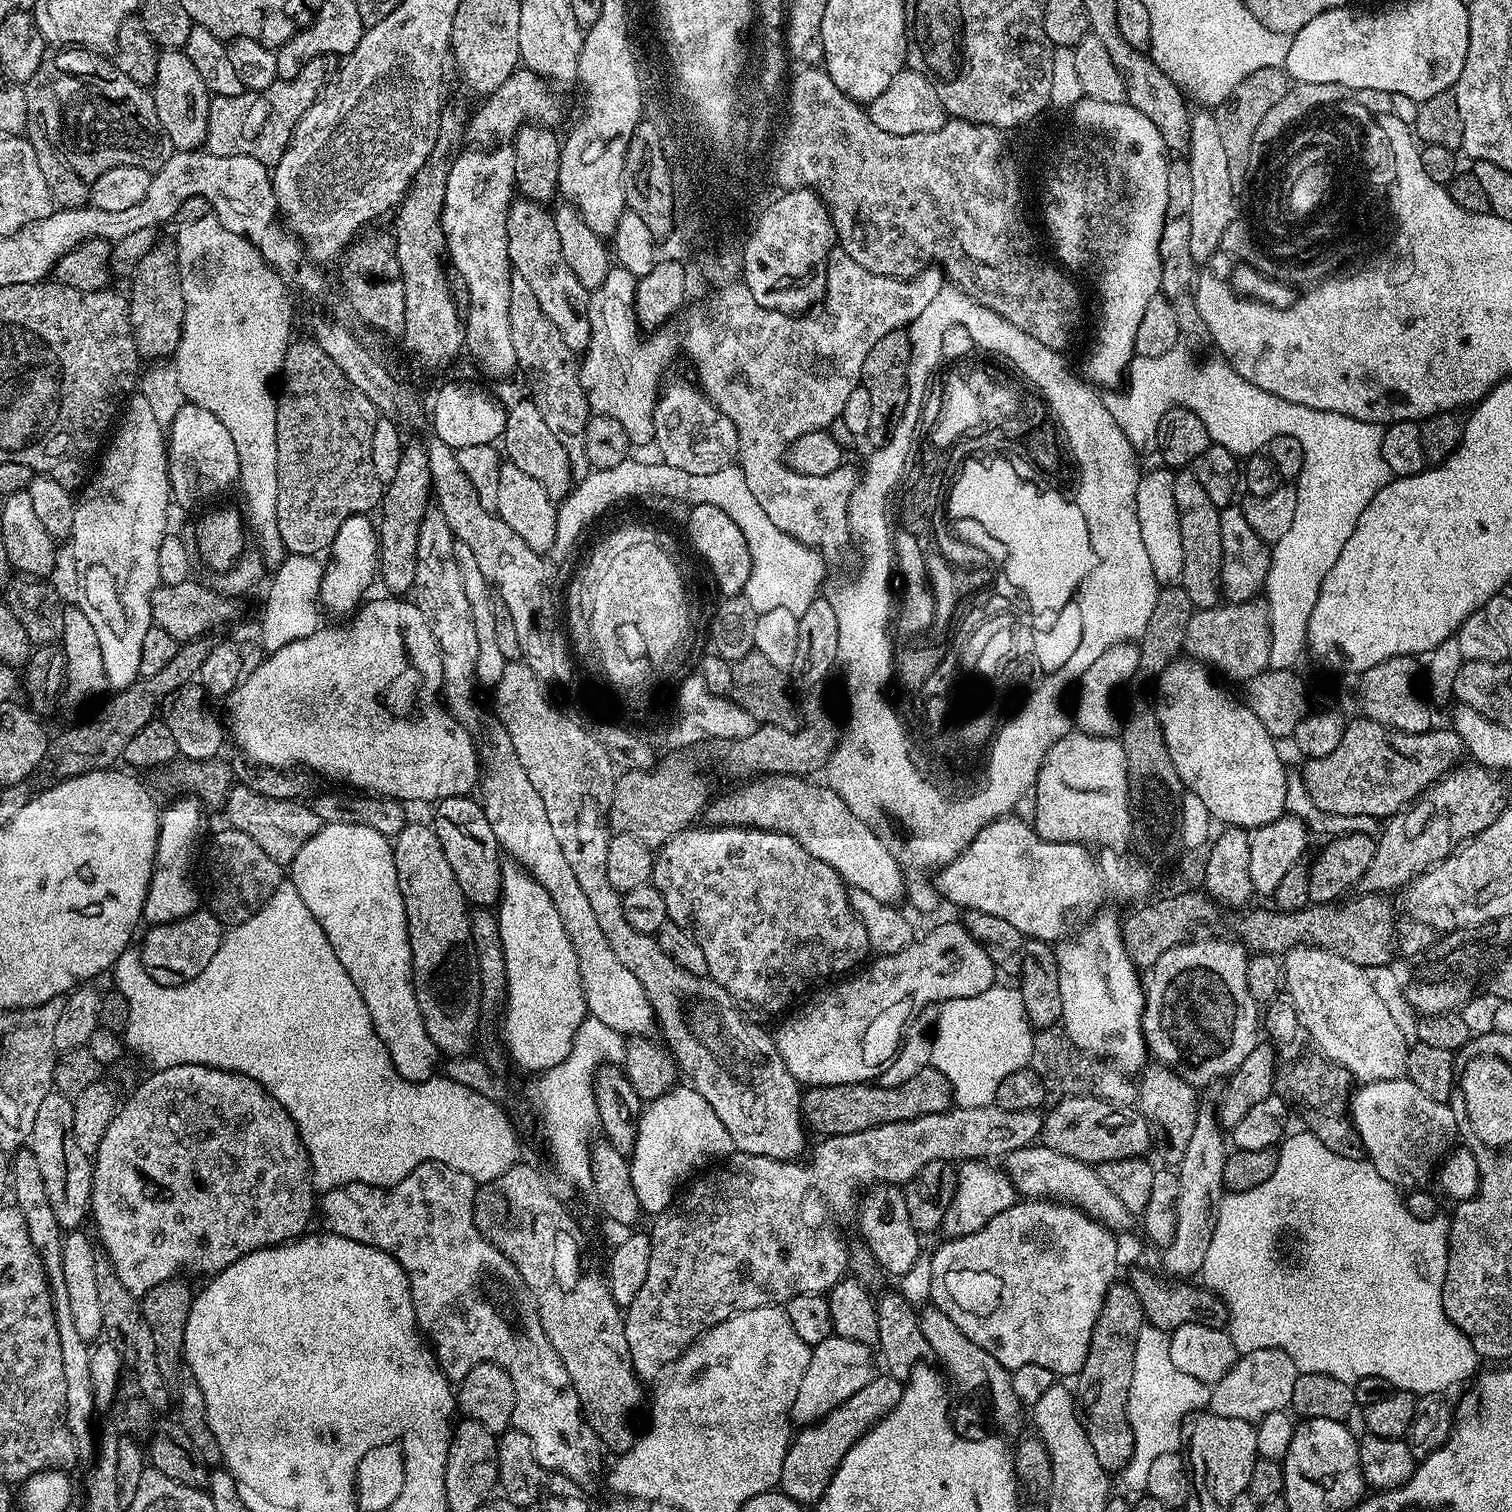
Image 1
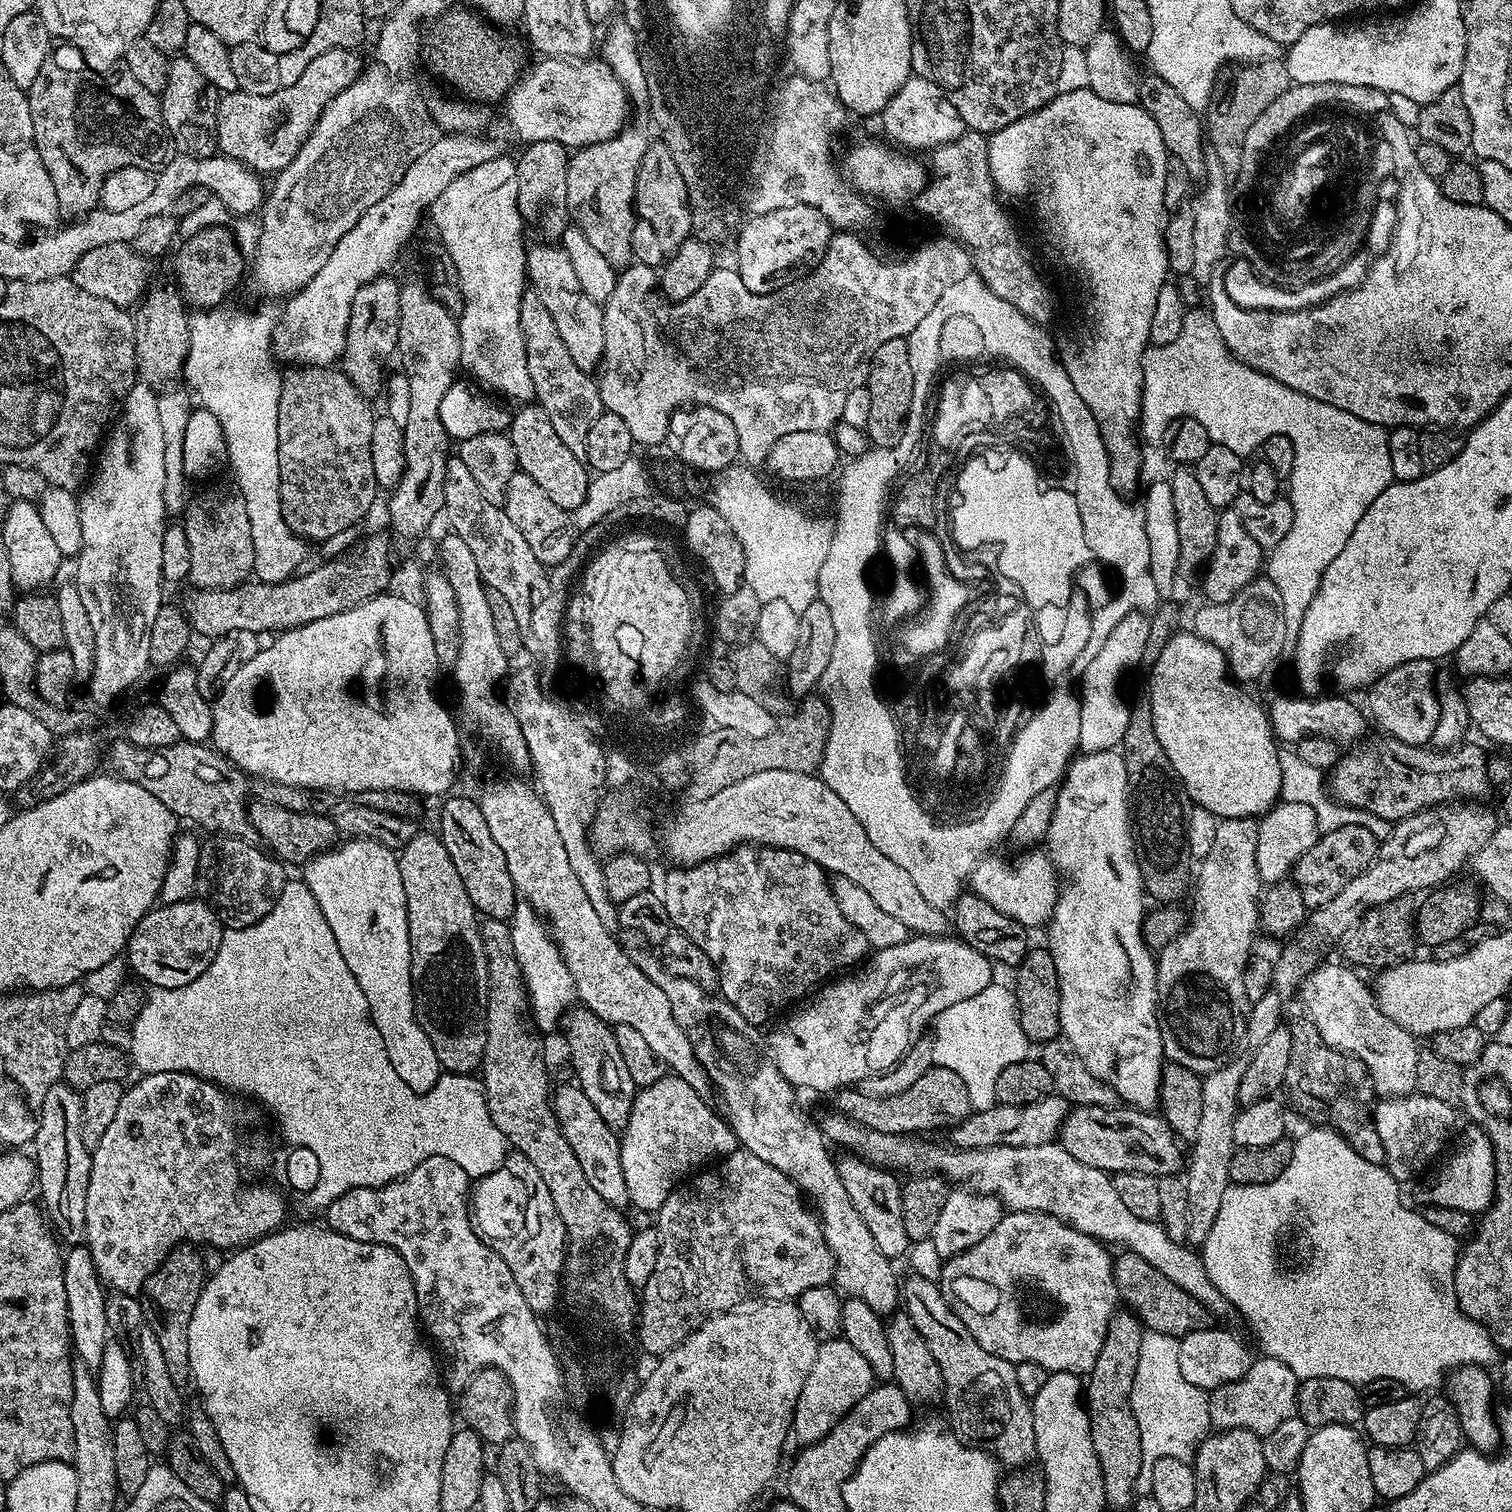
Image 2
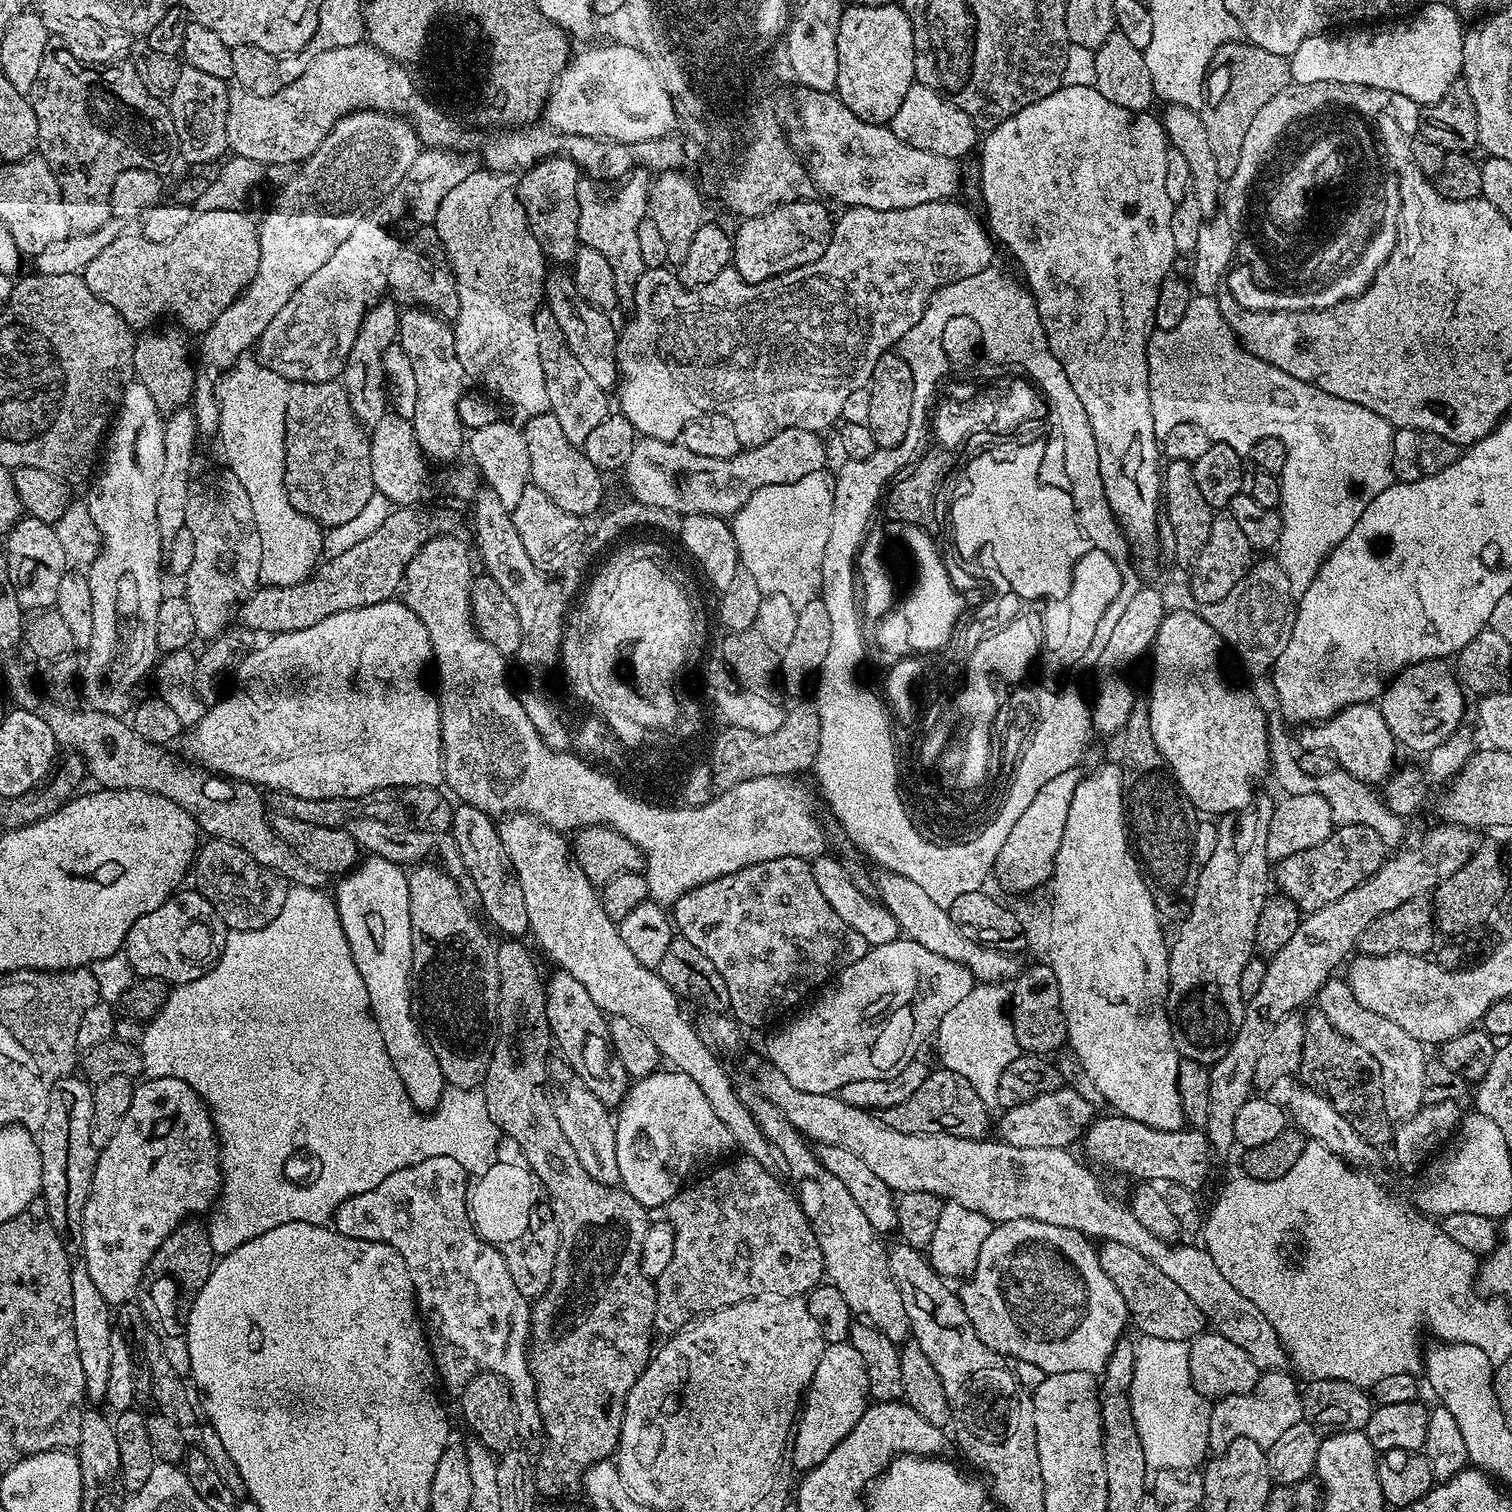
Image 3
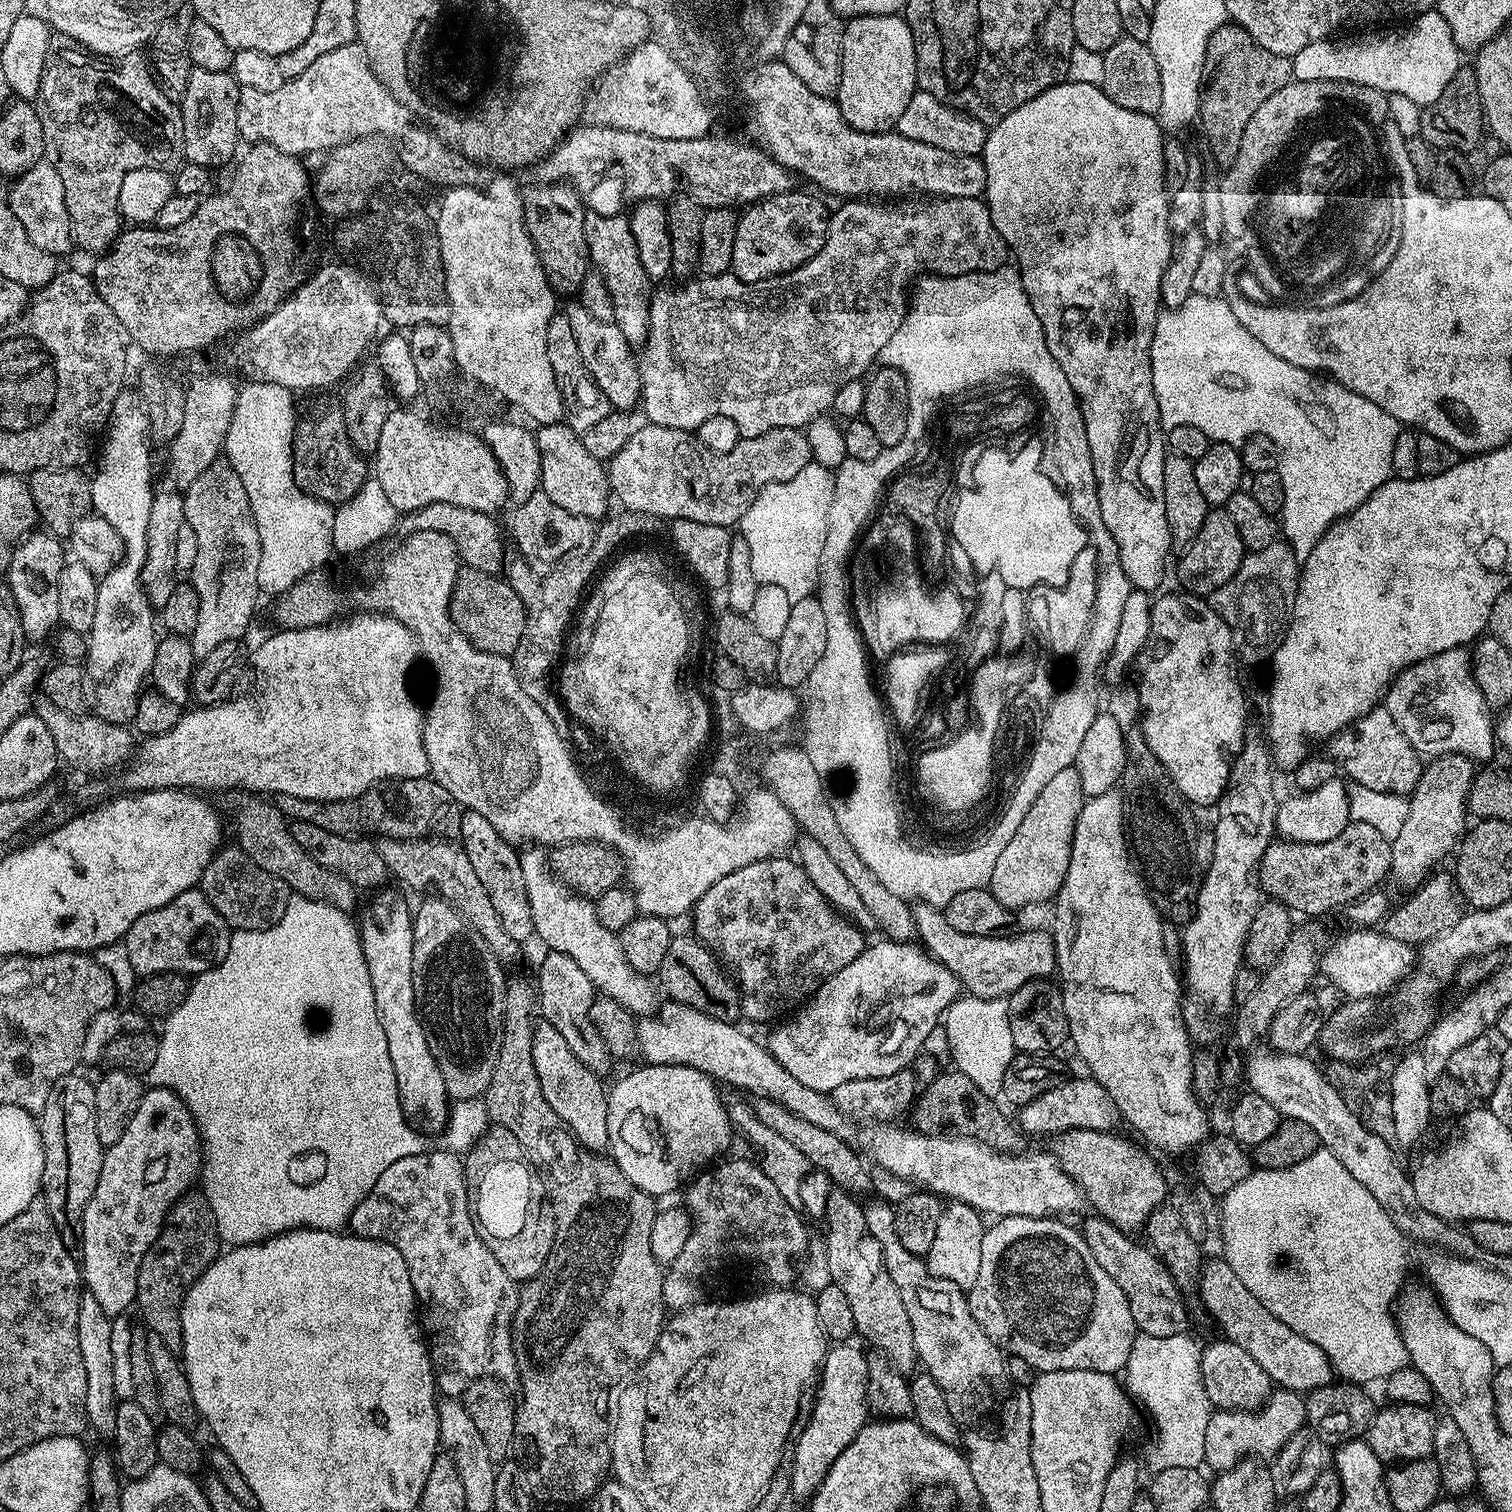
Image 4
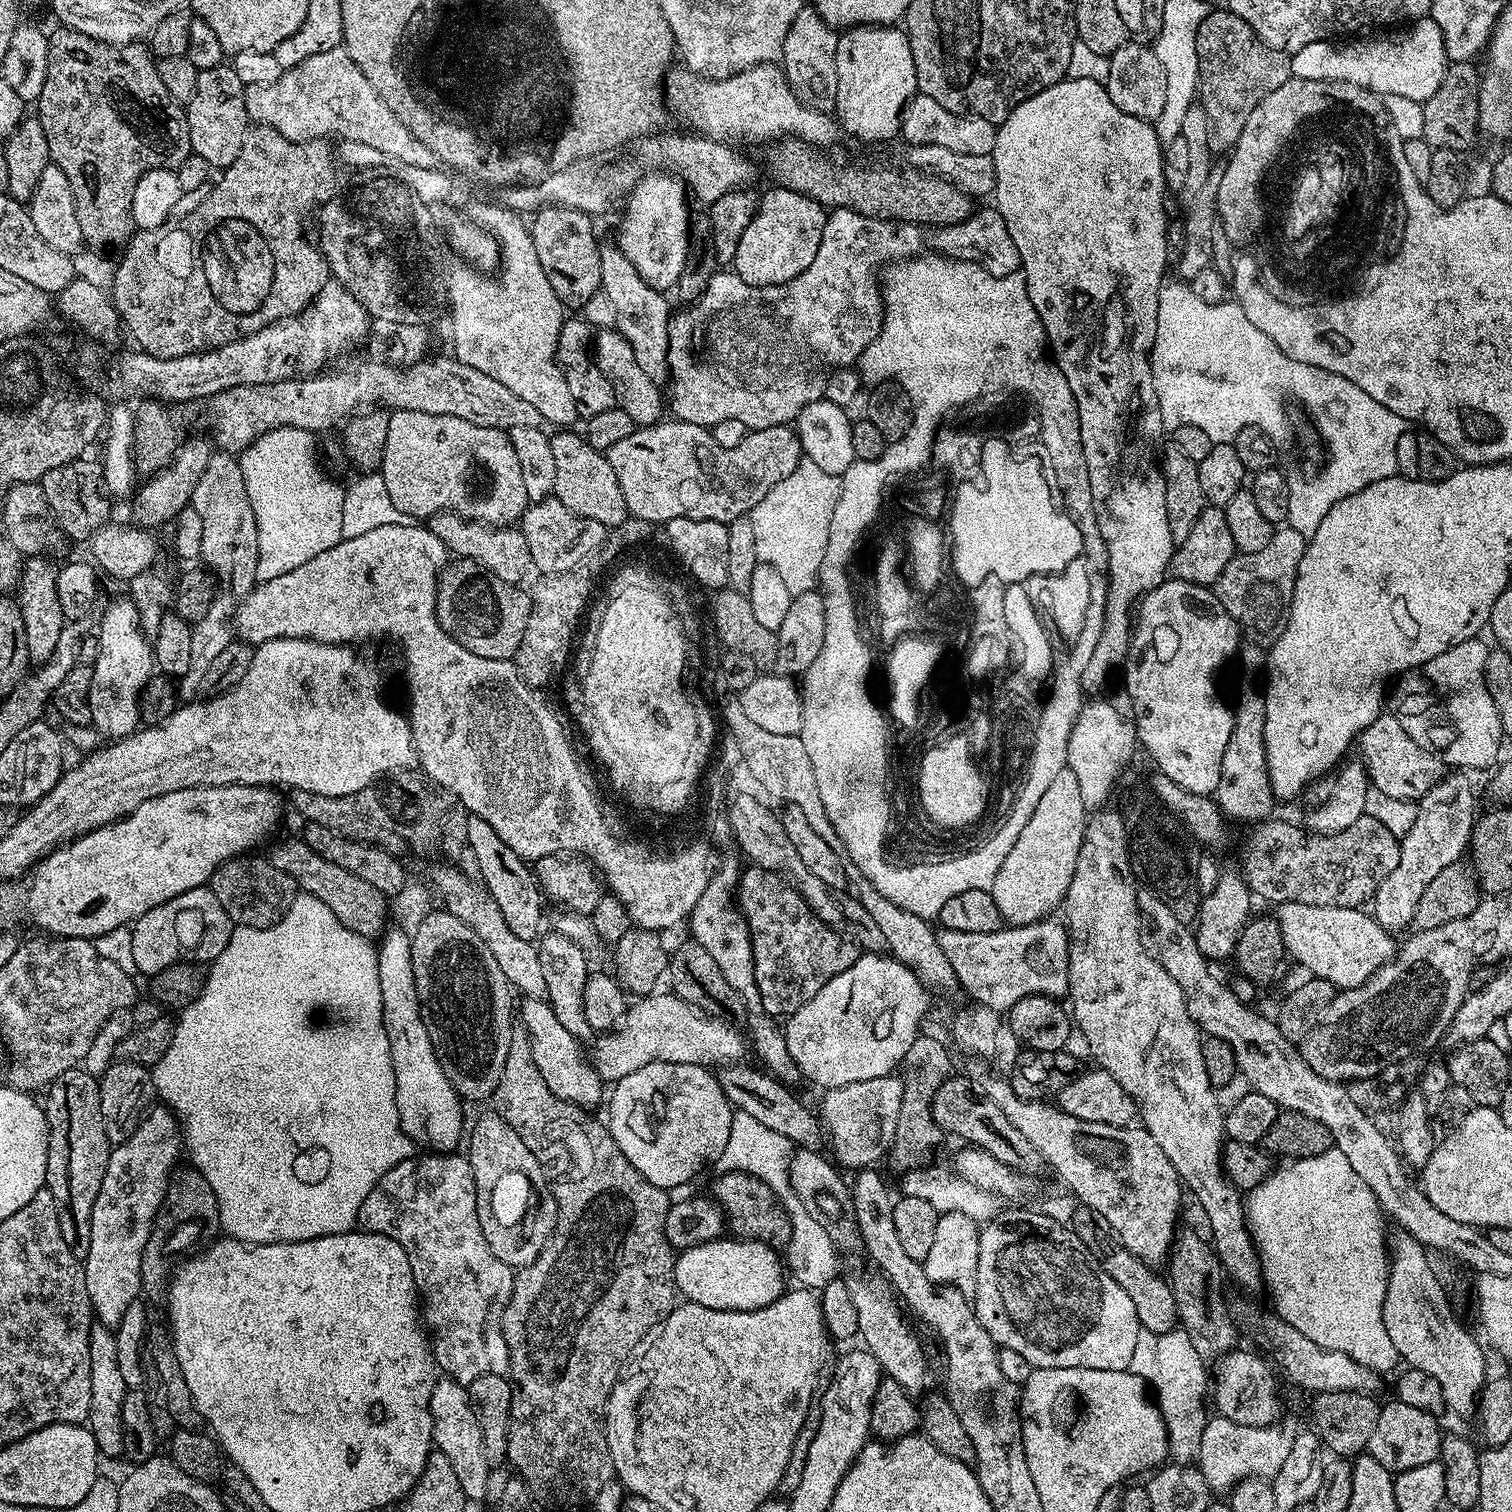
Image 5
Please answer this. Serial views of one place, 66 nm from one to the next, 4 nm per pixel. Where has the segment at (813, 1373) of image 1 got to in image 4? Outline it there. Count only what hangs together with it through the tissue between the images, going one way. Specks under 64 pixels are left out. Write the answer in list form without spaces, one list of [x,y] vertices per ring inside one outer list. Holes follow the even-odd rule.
[[[840,1342],[825,1351],[822,1371],[818,1376],[820,1389],[816,1392],[812,1413],[809,1414],[804,1429],[803,1424],[799,1429],[800,1437],[798,1432],[790,1452],[792,1496],[804,1500],[803,1502],[811,1501],[838,1454],[842,1454],[842,1450],[846,1450],[846,1446],[854,1442],[858,1430],[870,1416],[866,1398],[868,1358],[863,1351],[860,1353],[858,1349],[851,1348],[852,1346],[851,1343]]]

